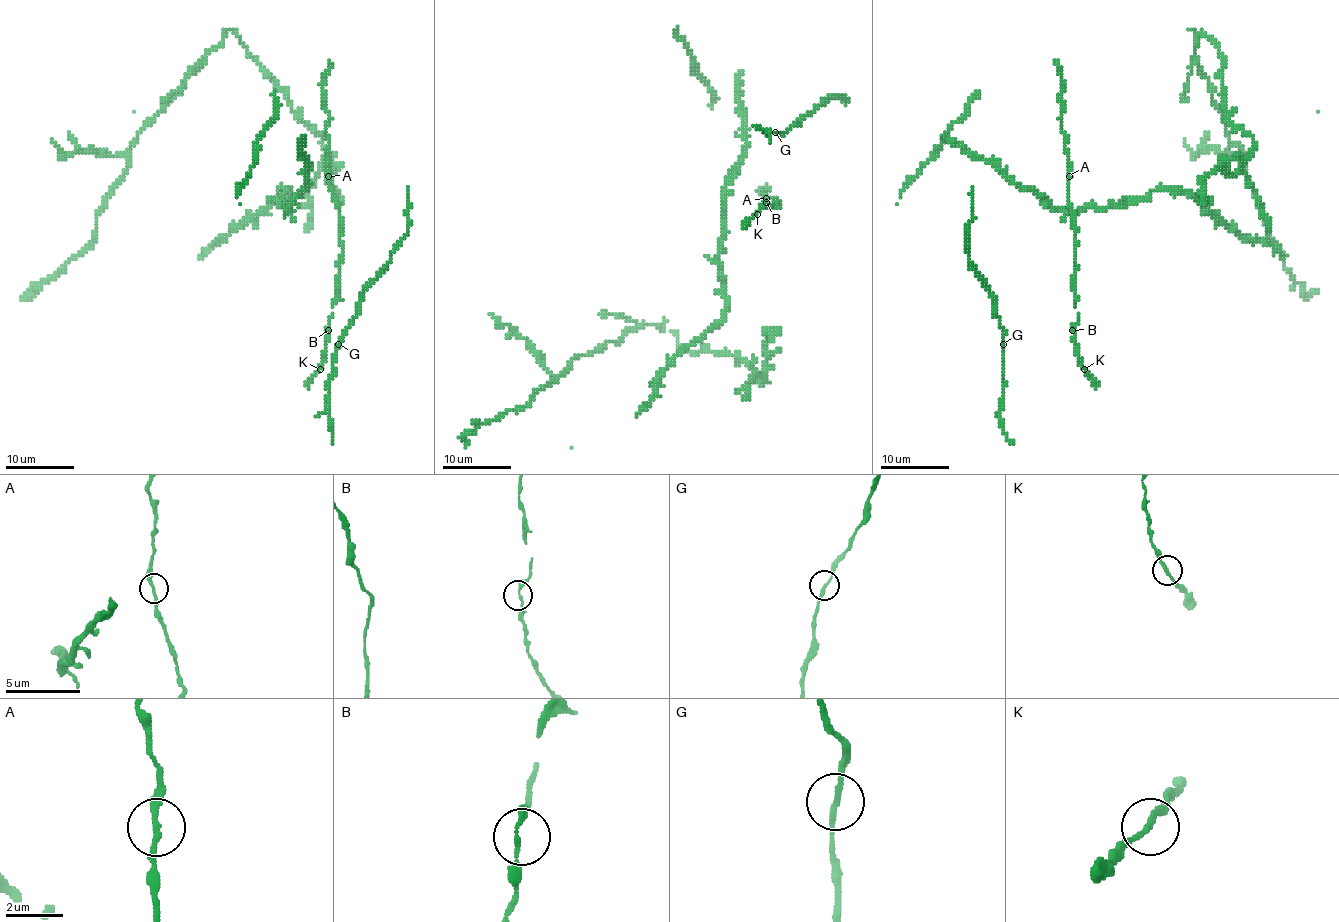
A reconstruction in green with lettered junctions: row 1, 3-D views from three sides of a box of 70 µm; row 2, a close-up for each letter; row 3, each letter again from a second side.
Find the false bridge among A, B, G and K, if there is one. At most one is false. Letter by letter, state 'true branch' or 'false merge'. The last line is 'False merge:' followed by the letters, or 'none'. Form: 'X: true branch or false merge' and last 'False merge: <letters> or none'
A: true branch
B: true branch
G: true branch
K: true branch
False merge: none

